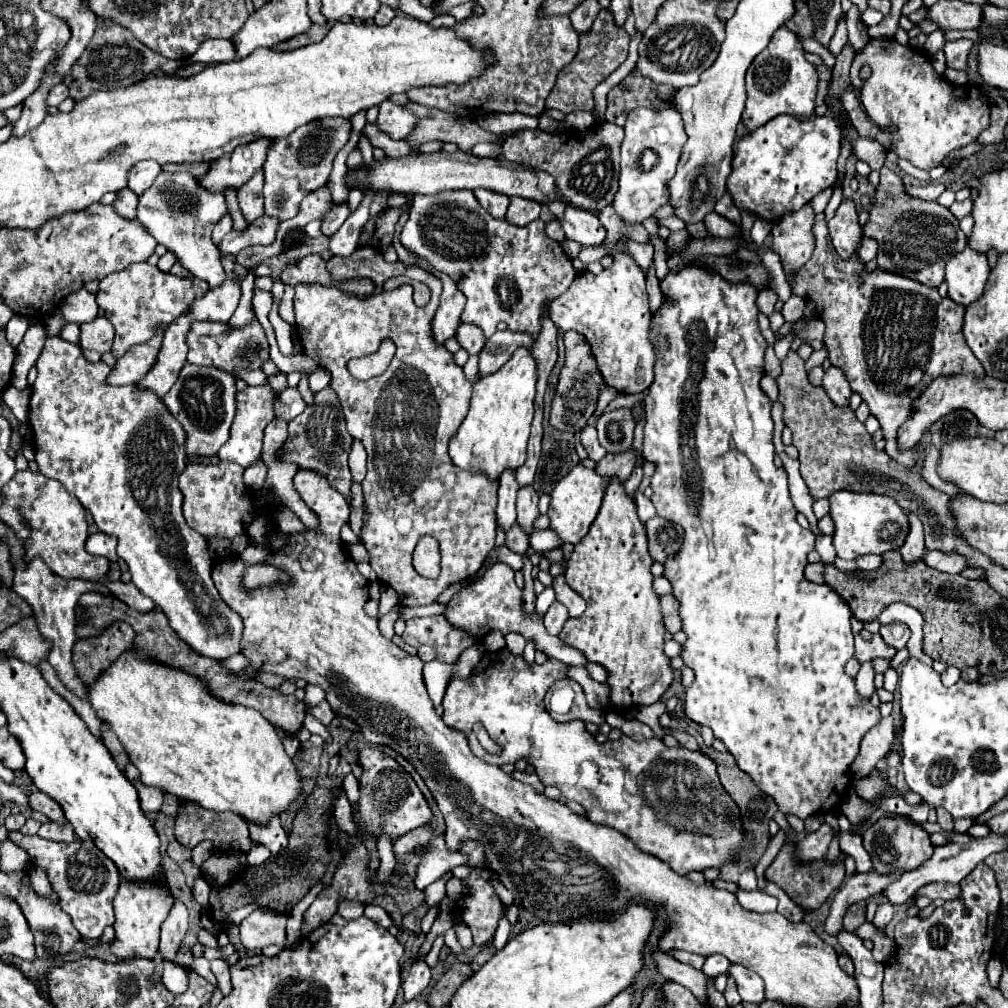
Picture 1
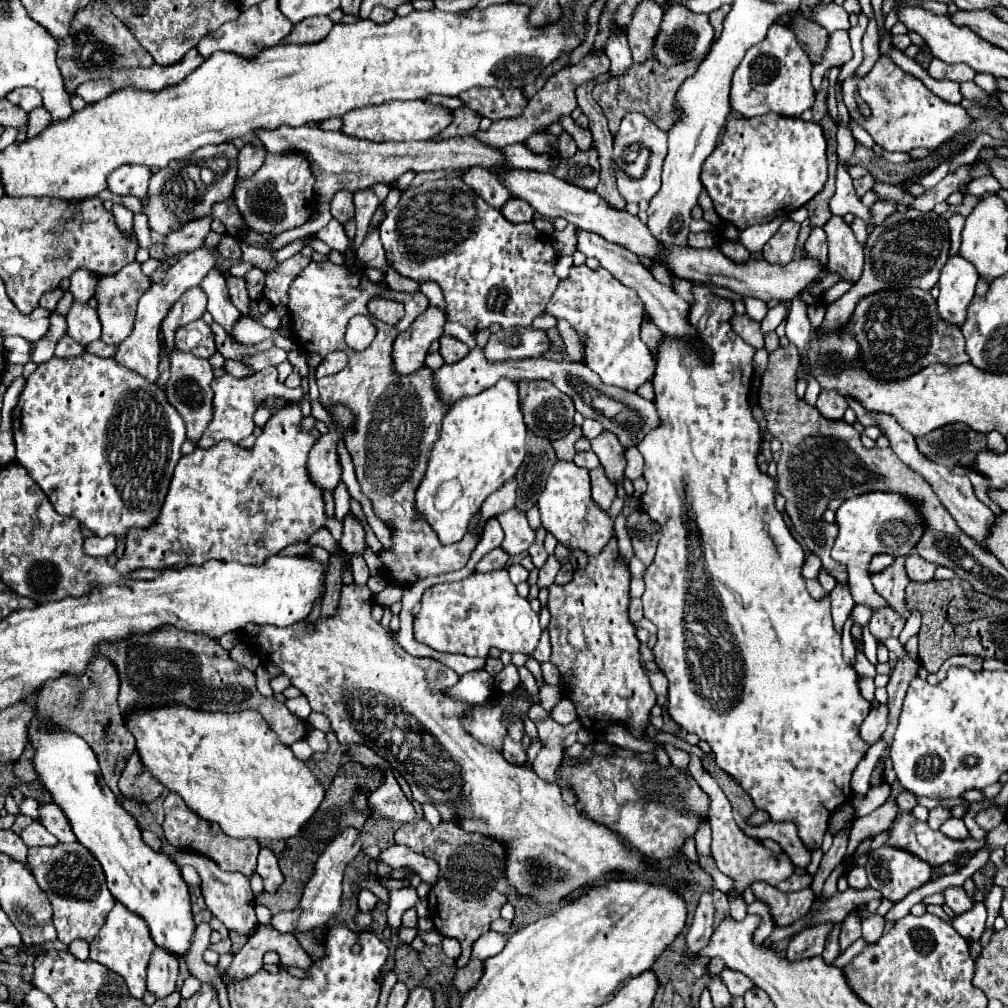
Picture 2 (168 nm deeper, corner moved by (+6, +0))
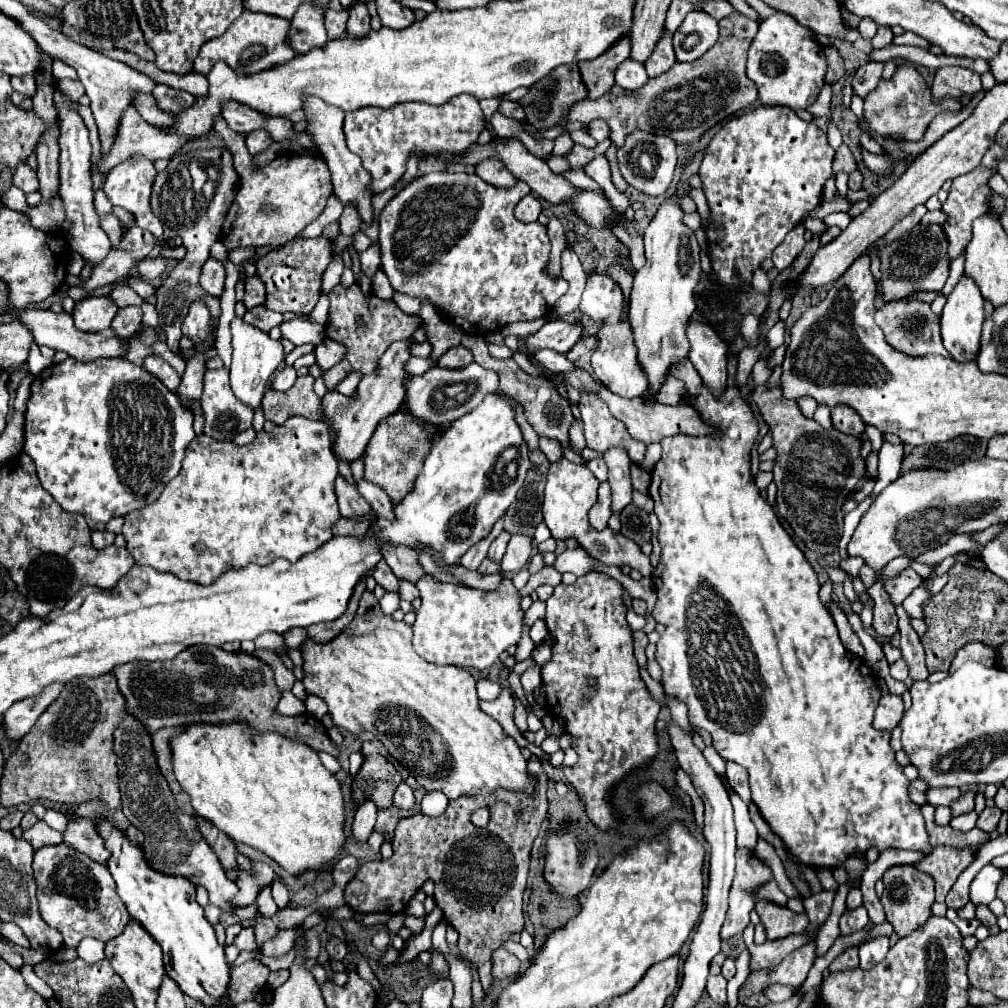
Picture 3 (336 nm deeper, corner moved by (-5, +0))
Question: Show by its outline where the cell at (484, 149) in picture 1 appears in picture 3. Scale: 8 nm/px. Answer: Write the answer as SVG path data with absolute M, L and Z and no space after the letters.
M570 168L570 170L562 172L562 176L564 176L568 182L572 182L574 186L578 186L578 188L600 190L600 186L598 186L590 176L586 176L586 172L584 172L584 170L574 170L574 168Z

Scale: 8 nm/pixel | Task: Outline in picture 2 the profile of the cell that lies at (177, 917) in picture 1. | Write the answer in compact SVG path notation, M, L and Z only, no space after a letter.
M157 950L151 954L151 962L147 968L147 990L157 998L165 998L175 990L179 964L173 954L167 950Z

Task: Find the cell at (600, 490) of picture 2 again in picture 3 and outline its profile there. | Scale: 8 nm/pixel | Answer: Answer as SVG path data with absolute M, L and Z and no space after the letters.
M602 482L600 488L598 488L598 502L592 506L588 518L590 518L590 524L592 524L596 530L604 530L610 516L612 516L610 484L608 484L608 482Z

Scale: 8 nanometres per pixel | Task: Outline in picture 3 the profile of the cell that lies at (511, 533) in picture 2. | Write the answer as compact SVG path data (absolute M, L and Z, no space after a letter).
M514 534L508 542L508 550L502 558L502 572L510 574L510 572L522 570L528 564L530 554L532 554L532 538Z

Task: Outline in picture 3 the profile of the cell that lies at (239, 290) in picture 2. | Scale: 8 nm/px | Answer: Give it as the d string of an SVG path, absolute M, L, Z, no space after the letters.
M254 306L250 310L246 310L246 320L254 326L260 326L260 330L270 330L274 326L278 326L282 322L282 314L278 312L272 312L270 308L266 306Z

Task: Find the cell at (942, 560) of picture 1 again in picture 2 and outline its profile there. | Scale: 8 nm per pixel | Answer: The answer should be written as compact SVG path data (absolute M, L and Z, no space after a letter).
M917 554L907 556L905 566L907 566L907 576L909 576L909 580L913 580L913 582L929 582L929 580L933 578L935 568L937 568L935 564L925 562L925 560L919 558Z

